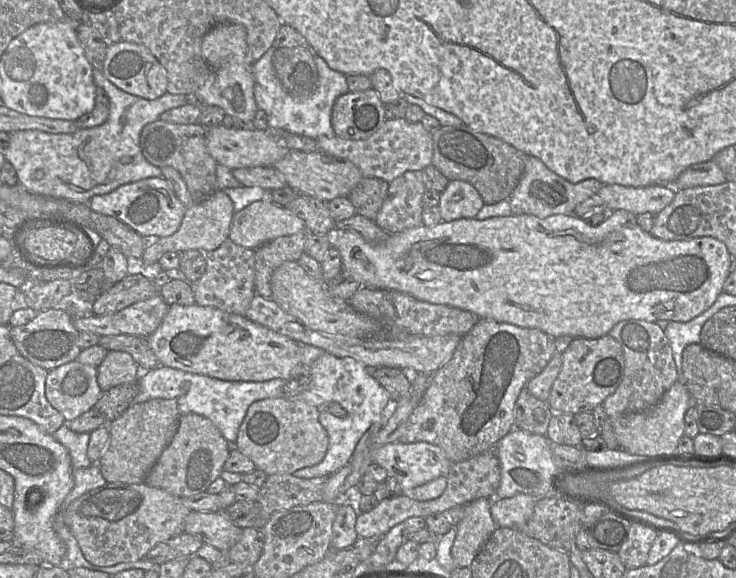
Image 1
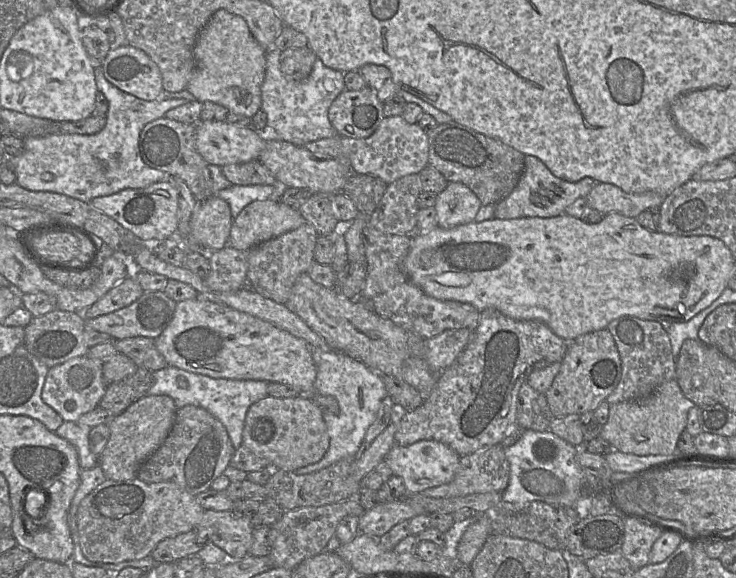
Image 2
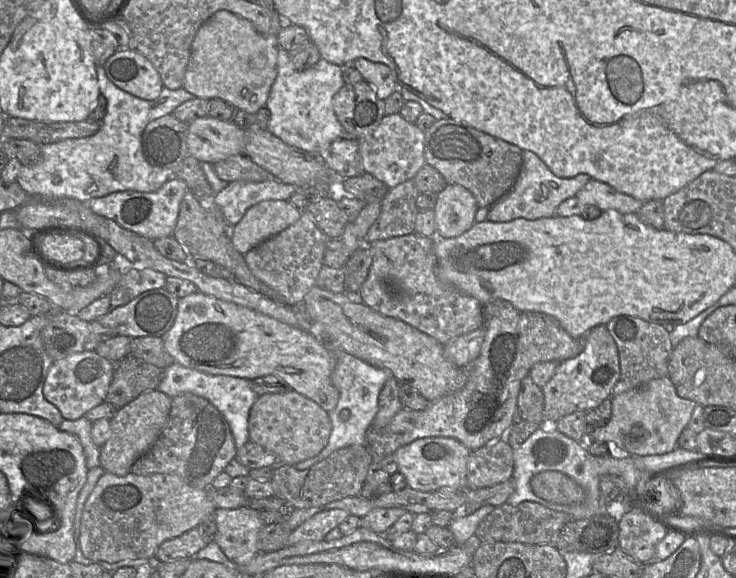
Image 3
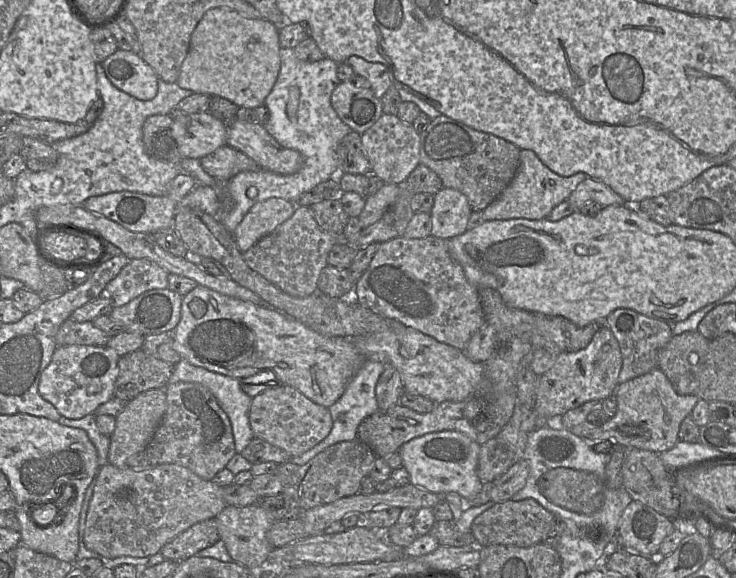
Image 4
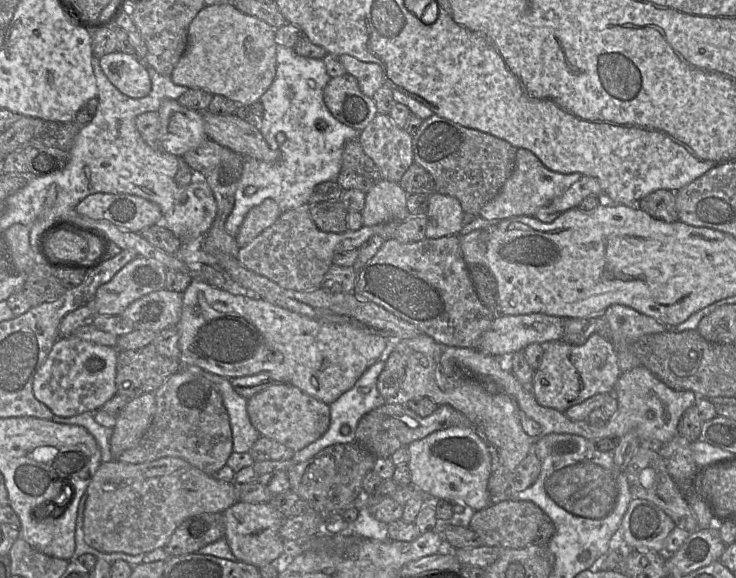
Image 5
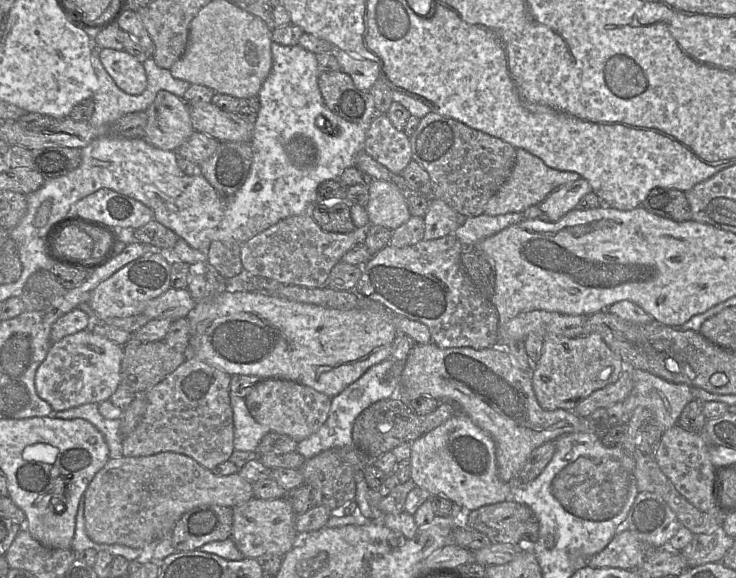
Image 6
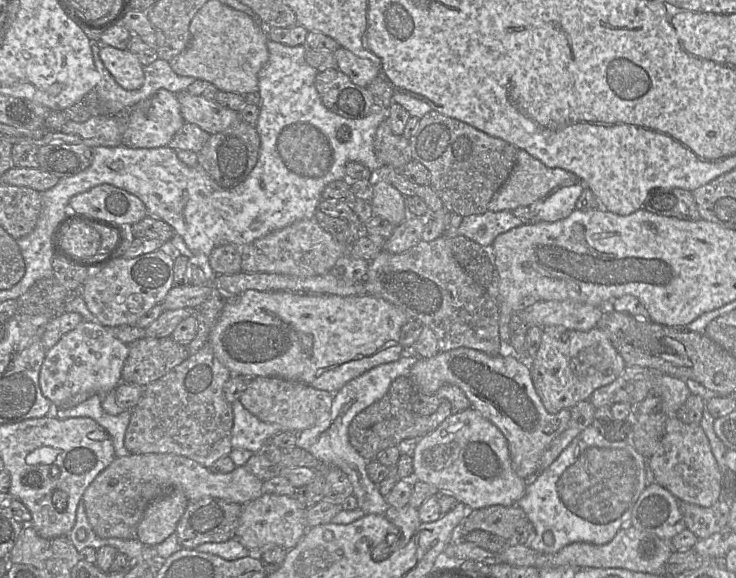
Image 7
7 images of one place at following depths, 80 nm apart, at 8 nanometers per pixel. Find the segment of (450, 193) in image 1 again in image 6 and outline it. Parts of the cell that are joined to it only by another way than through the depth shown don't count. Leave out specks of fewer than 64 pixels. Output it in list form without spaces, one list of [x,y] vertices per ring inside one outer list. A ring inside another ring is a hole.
[[[432,198],[424,216],[424,240],[438,239],[453,234],[458,228],[457,215],[444,201]]]

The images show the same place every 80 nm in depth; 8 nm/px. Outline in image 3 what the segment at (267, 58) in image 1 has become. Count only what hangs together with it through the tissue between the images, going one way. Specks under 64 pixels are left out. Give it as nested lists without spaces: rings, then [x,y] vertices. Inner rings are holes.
[[[279,48],[277,70],[265,105],[270,111],[267,130],[287,145],[318,154],[322,145],[329,145],[346,132],[332,107],[332,98],[345,85],[343,67],[321,58],[311,68],[297,71],[288,51]]]

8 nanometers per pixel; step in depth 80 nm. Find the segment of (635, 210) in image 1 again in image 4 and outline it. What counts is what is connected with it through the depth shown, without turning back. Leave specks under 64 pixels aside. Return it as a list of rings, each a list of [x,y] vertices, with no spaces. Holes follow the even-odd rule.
[[[587,177],[579,183],[565,201],[569,201],[576,209],[579,209],[587,202],[596,202],[603,207],[625,204],[622,197],[615,193],[608,185],[591,177]]]

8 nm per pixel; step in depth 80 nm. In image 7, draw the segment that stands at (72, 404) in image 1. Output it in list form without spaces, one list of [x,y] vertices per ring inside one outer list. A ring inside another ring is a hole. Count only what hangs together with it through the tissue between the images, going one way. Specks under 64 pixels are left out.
[[[82,321],[46,353],[39,383],[43,395],[57,407],[76,394],[105,395],[122,382],[122,369],[129,354],[128,345],[95,321]]]

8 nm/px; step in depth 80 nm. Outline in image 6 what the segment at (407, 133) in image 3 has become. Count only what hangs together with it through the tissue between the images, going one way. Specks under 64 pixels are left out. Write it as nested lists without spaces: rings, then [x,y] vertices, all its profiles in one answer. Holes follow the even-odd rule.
[[[376,114],[370,121],[364,148],[394,174],[400,174],[412,160],[409,137],[393,126],[386,114]]]

